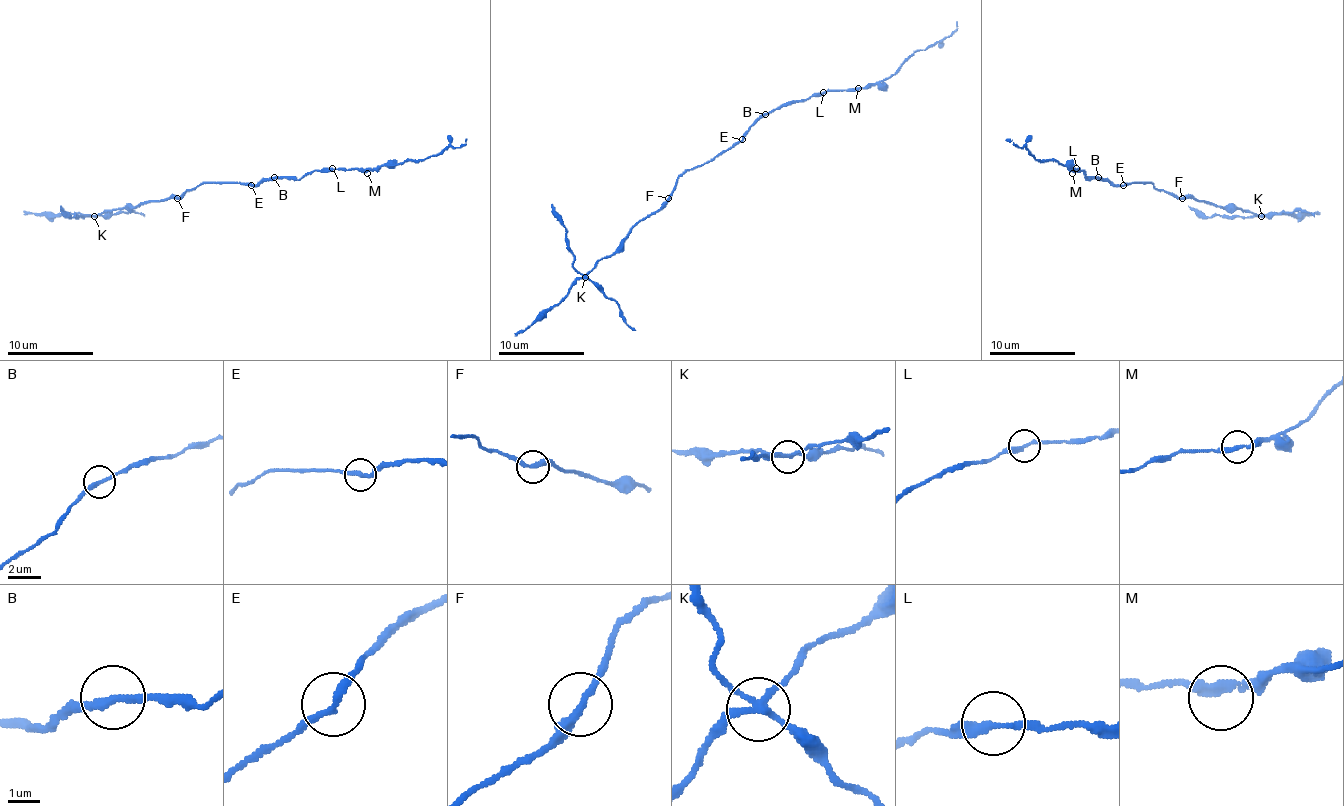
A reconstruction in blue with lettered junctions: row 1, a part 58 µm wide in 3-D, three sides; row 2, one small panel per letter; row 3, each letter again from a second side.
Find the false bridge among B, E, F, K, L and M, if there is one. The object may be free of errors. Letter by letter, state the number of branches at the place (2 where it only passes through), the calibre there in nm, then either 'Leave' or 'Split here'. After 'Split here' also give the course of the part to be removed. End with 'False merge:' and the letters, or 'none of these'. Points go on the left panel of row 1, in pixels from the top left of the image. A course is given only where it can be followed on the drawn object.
B: Branches: 2. Thickness 240 nm. Leave
E: Branches: 2. Thickness 220 nm. Leave
F: Branches: 2. Thickness 240 nm. Leave
K: Branches: 4. Thickness 200 nm. Split here. Course of the part to remove: (93, 216), (69, 216), (61, 205)
L: Branches: 2. Thickness 240 nm. Leave
M: Branches: 2. Thickness 240 nm. Leave
False merge: K

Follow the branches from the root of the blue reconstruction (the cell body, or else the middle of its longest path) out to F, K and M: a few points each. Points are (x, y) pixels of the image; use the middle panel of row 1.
F: (724, 150), (687, 170), (677, 181), (668, 198)
K: (724, 150), (687, 170), (677, 181), (672, 194), (653, 213), (642, 217), (627, 239), (584, 278)
M: (724, 150), (735, 146), (741, 135), (763, 116), (785, 105), (819, 97), (828, 90), (858, 88)

